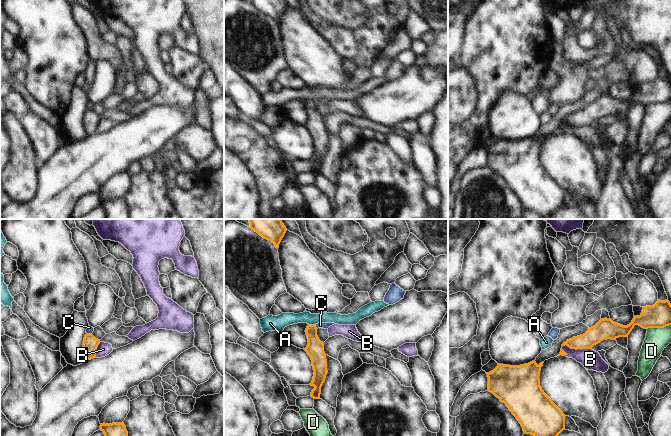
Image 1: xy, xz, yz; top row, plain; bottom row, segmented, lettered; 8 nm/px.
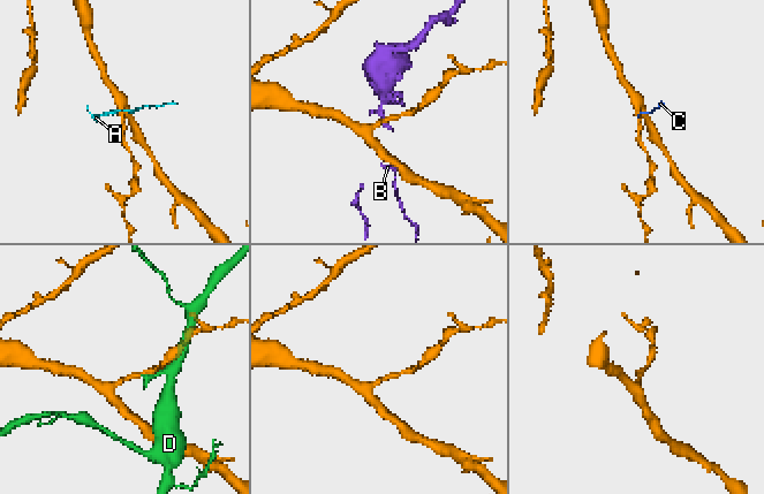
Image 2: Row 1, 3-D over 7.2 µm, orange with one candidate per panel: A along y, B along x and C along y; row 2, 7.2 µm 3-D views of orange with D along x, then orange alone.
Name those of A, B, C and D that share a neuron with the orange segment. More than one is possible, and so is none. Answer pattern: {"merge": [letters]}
{"merge": []}

